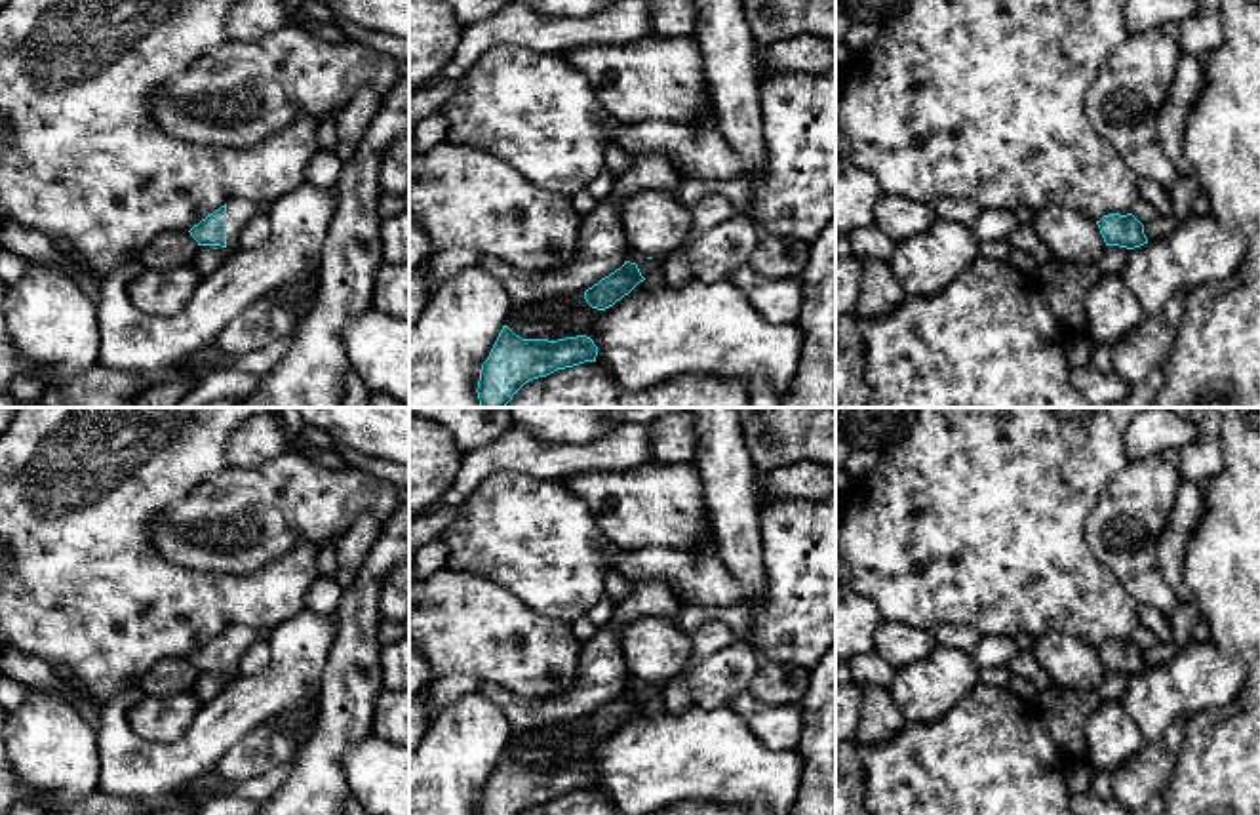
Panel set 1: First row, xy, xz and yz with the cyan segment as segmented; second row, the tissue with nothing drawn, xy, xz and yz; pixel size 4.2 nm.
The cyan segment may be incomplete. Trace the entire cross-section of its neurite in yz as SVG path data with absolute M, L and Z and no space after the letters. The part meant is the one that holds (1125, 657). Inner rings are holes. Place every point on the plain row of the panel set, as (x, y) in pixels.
M1132 640L1104 642L1100 647L1096 647L1096 651L1100 655L1106 672L1134 676L1148 670L1144 651Z

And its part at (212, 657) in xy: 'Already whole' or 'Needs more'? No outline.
Needs more

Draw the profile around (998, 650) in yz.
M992 634L982 636L971 651L973 663L978 668L1007 666L1018 653L1018 646L1013 636Z

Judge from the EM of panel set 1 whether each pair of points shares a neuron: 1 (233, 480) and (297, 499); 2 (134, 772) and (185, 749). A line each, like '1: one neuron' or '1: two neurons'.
1: one neuron
2: one neuron

